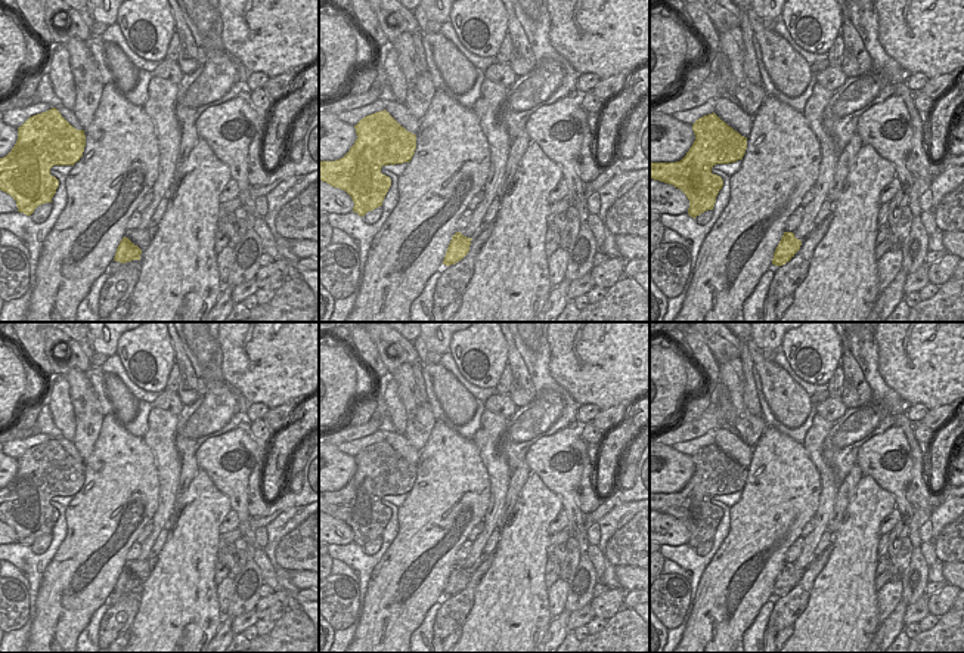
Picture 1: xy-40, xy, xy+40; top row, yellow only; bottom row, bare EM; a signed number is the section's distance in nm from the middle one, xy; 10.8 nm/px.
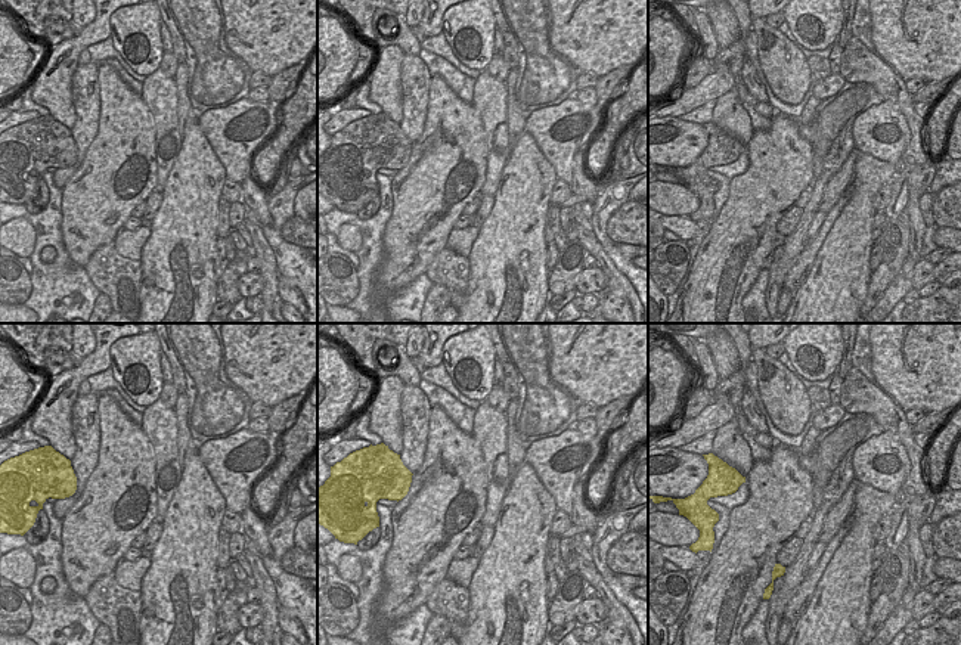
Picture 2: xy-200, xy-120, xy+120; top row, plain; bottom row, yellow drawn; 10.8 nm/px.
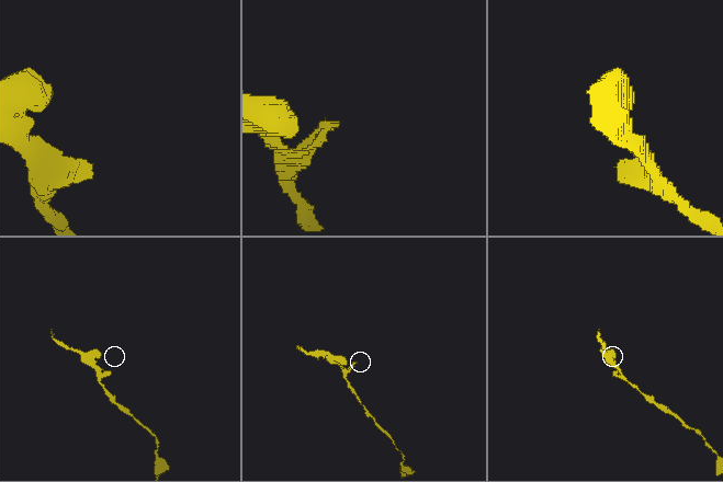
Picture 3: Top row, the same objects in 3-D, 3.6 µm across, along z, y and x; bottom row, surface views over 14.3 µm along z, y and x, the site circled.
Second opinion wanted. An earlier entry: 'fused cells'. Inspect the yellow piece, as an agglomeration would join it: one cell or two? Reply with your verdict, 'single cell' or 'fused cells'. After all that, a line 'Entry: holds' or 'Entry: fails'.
fused cells
Entry: holds

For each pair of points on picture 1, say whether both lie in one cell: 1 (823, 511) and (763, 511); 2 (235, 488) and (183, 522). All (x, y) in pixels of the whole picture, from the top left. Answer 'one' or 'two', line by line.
1: two
2: two

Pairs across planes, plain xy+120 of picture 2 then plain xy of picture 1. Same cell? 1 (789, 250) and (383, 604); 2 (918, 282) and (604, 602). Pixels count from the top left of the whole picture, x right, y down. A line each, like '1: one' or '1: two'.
1: two
2: two

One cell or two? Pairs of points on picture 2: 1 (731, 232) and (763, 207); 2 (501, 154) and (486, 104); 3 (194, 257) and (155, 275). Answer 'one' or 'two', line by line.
1: one
2: one
3: one

